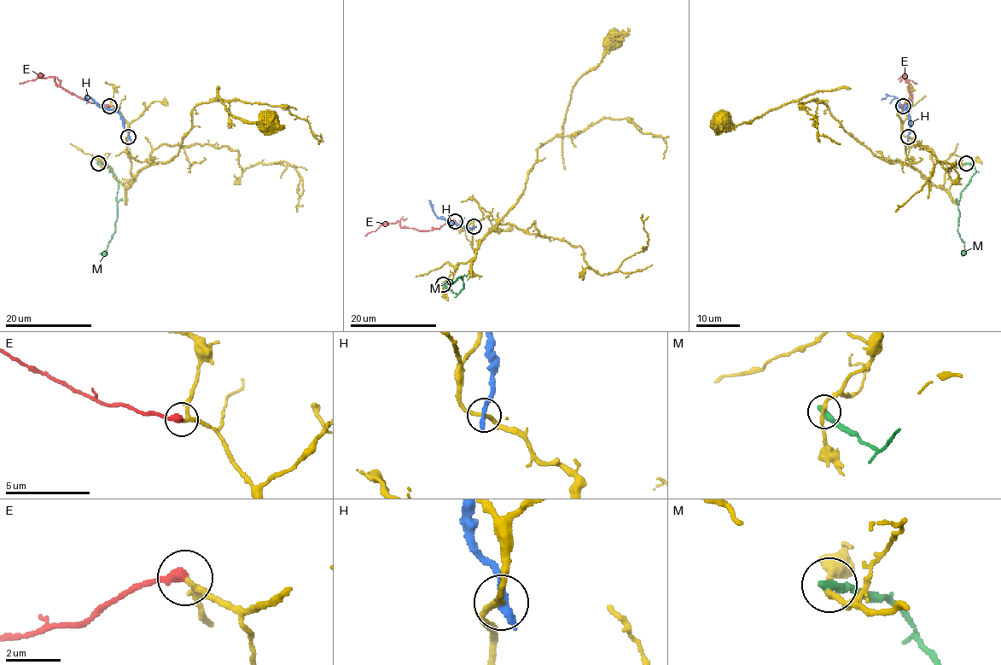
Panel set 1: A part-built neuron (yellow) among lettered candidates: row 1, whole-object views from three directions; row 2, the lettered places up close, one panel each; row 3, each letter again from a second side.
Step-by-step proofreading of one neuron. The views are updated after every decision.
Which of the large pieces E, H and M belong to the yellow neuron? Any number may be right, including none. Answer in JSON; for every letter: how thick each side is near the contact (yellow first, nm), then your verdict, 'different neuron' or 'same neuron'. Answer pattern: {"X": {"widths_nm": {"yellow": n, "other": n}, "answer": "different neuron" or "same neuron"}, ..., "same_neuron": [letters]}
{"E": {"widths_nm": {"yellow": 190, "other": 380}, "answer": "same neuron"}, "H": {"widths_nm": {"yellow": 240, "other": 360}, "answer": "different neuron"}, "M": {"widths_nm": {"yellow": 200, "other": 400}, "answer": "different neuron"}, "same_neuron": ["E"]}

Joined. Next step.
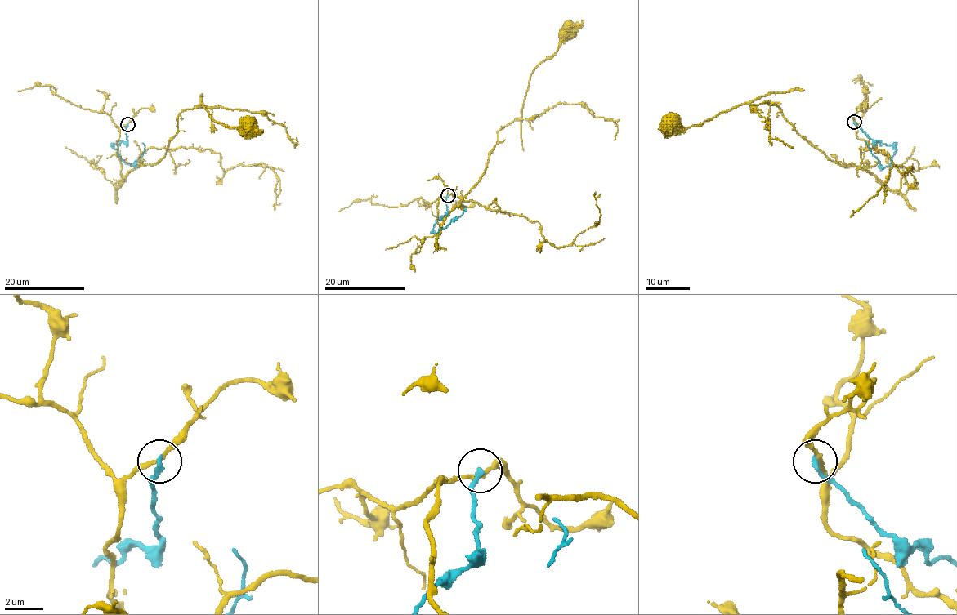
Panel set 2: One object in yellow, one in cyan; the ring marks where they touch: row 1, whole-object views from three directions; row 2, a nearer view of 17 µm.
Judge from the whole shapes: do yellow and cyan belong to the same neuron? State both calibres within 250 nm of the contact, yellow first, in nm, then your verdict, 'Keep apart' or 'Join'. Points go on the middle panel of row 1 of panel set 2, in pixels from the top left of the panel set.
Thickness 190 nm (yellow) against 260 nm. Keep apart

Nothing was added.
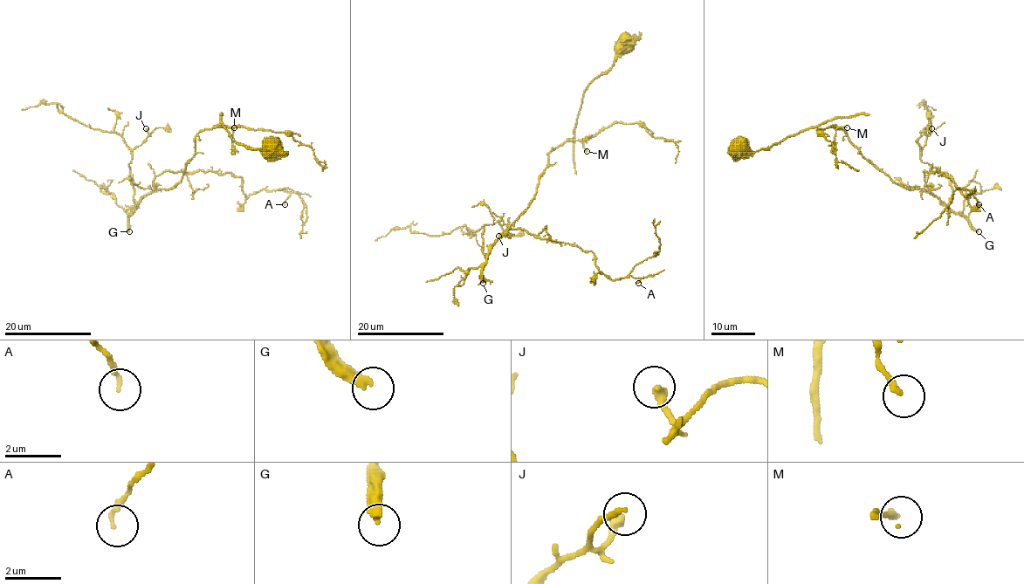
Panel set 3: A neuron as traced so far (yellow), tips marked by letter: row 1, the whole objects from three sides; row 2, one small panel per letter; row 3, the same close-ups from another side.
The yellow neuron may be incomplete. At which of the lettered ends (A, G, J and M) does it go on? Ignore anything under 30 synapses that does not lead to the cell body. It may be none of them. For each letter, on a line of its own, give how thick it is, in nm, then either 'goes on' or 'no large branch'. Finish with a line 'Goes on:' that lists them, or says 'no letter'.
A: 130 nm | no large branch
G: 360 nm | goes on
J: 360 nm | no large branch
M: 240 nm | no large branch
Goes on: G

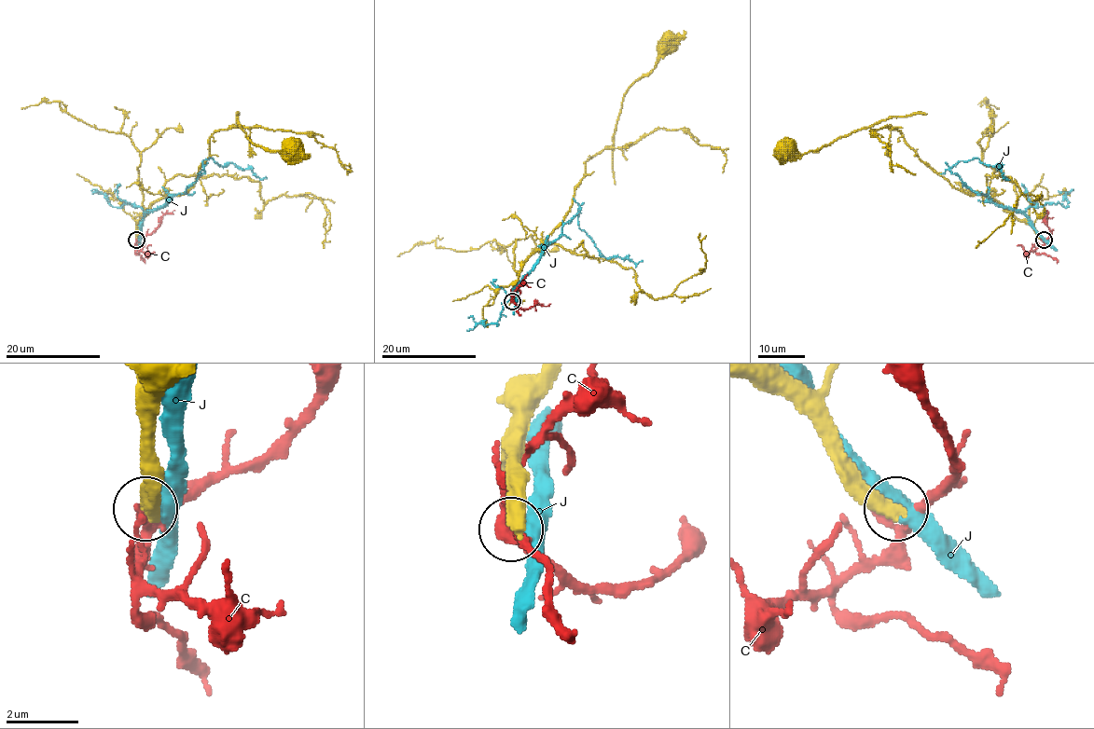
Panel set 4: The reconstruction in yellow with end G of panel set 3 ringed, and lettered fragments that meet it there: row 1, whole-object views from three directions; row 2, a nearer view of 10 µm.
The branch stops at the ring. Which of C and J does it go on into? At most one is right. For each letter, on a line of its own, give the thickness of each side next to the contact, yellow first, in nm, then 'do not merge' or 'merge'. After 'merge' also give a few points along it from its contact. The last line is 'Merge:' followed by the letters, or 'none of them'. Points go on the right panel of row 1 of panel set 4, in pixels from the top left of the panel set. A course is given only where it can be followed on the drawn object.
C: 480 nm thick on the yellow side, 220 nm on the other; do not merge
J: 480 nm thick on the yellow side, 460 nm on the other; do not merge
Merge: none of them

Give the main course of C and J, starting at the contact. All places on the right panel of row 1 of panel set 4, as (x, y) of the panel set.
C: (1043, 240), (1044, 242), (1051, 235), (1046, 210)
J: (1043, 240), (1027, 218), (972, 191), (950, 169), (960, 160), (977, 158), (990, 165), (1000, 163), (1003, 177)

